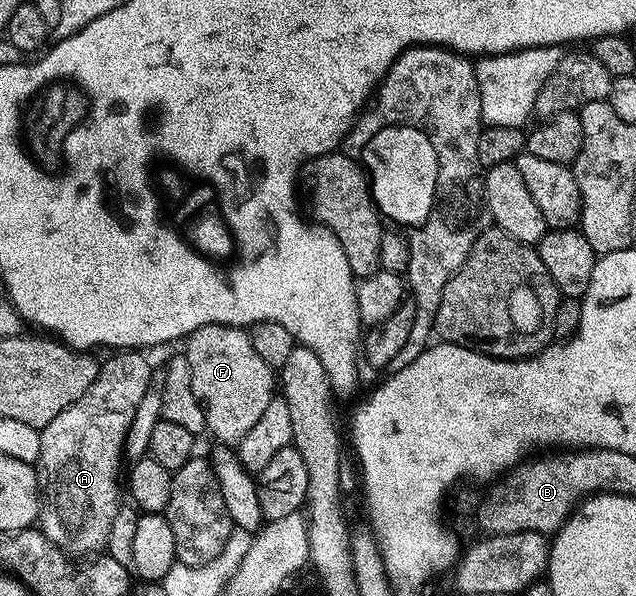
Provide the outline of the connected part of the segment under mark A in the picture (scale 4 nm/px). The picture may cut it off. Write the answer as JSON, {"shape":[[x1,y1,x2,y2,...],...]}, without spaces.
{"shape":[[118,351,101,362,98,377,76,403,52,419,40,430,40,455,36,462,38,475,38,521,42,534,58,549,71,558,98,555,106,548,108,531,120,504,118,498,118,468,124,464,125,437,129,425,148,388,151,362,146,362,142,351]]}

